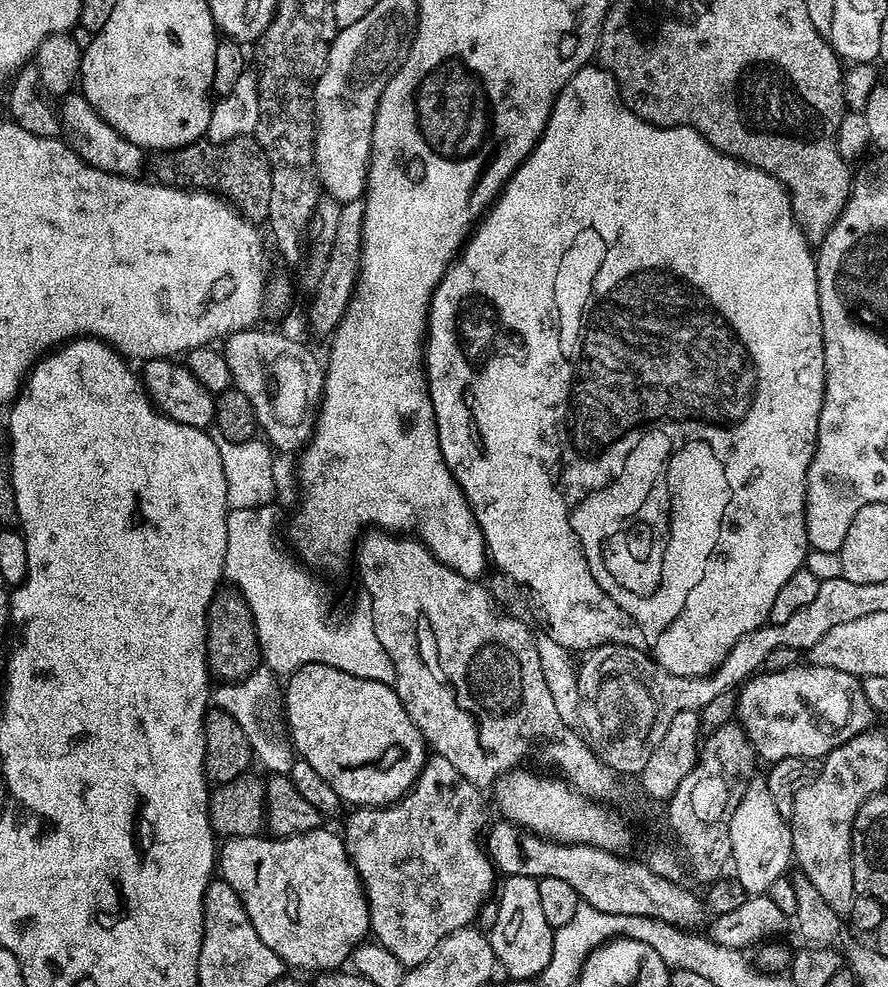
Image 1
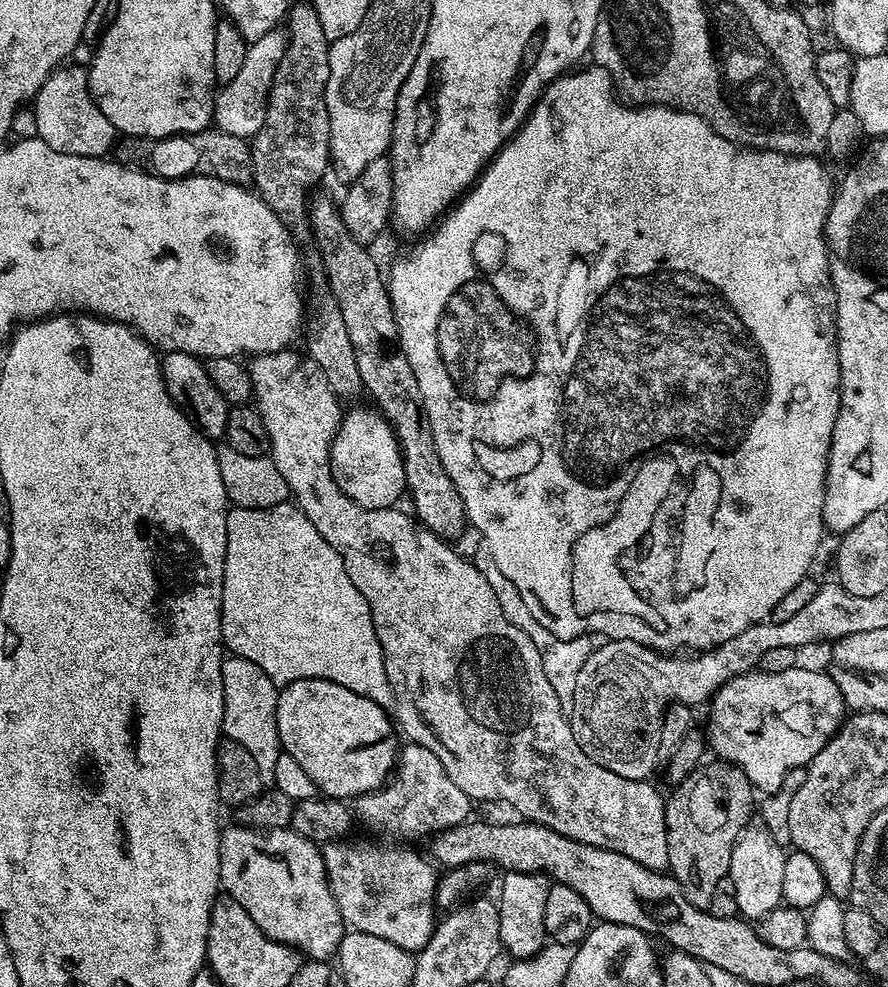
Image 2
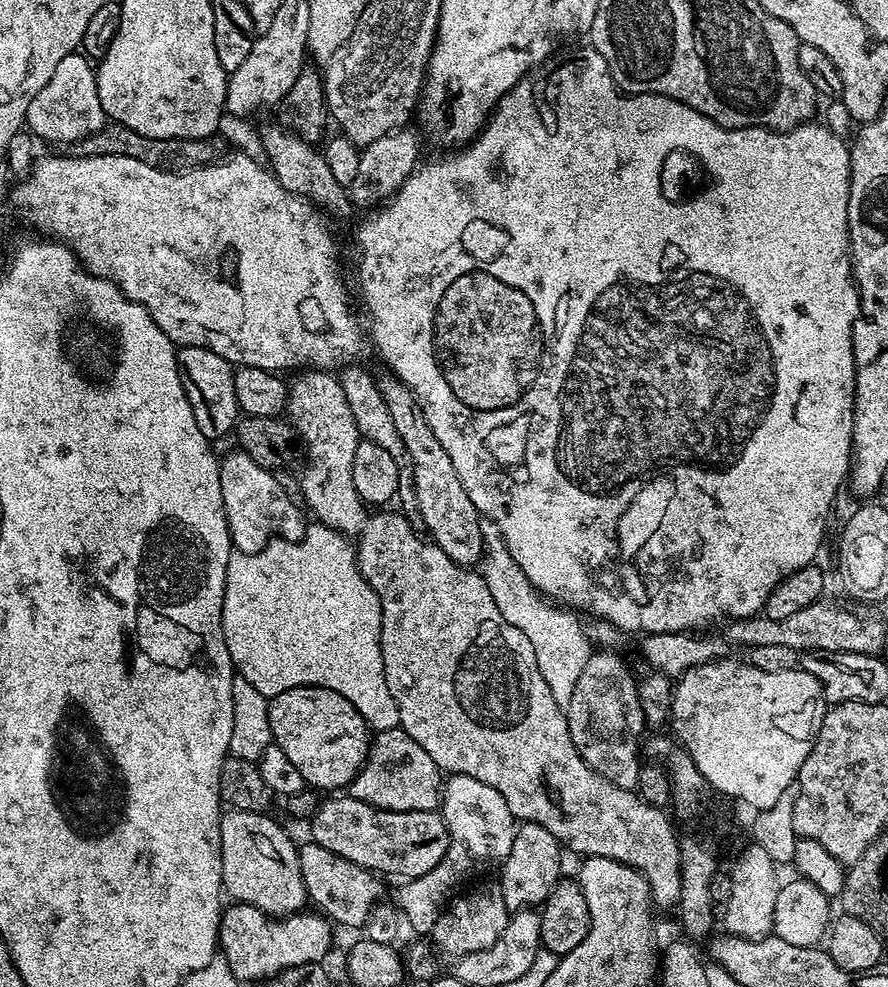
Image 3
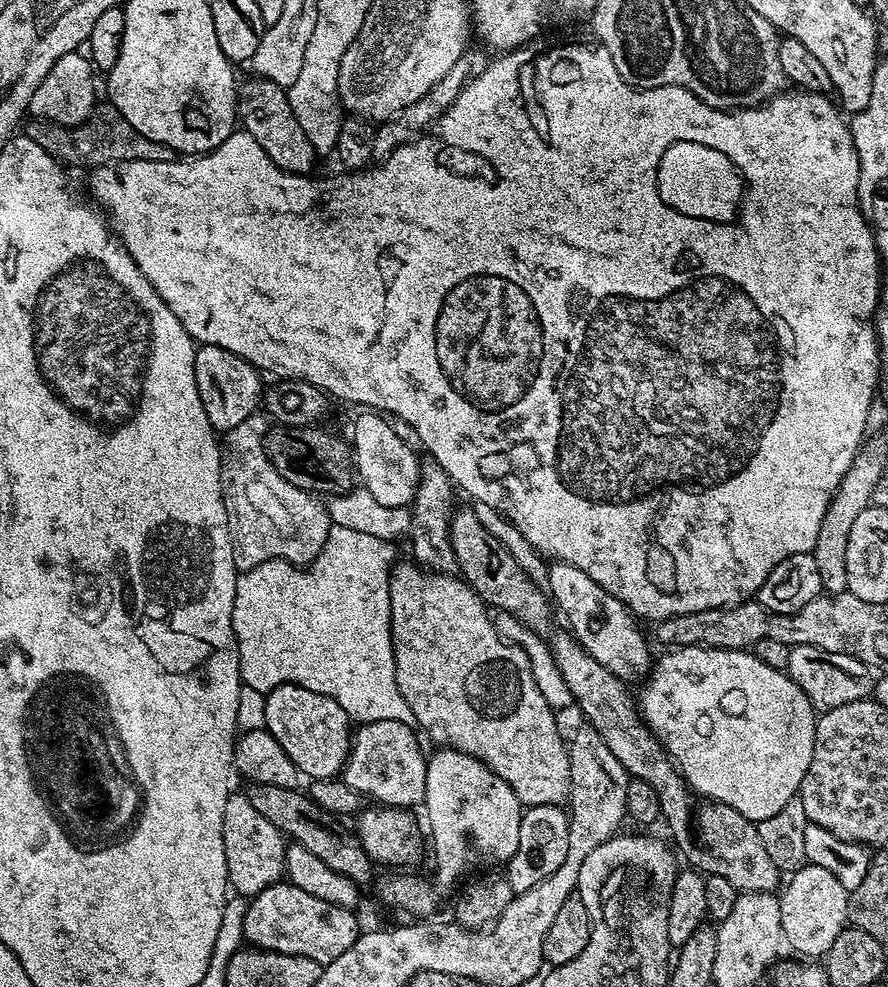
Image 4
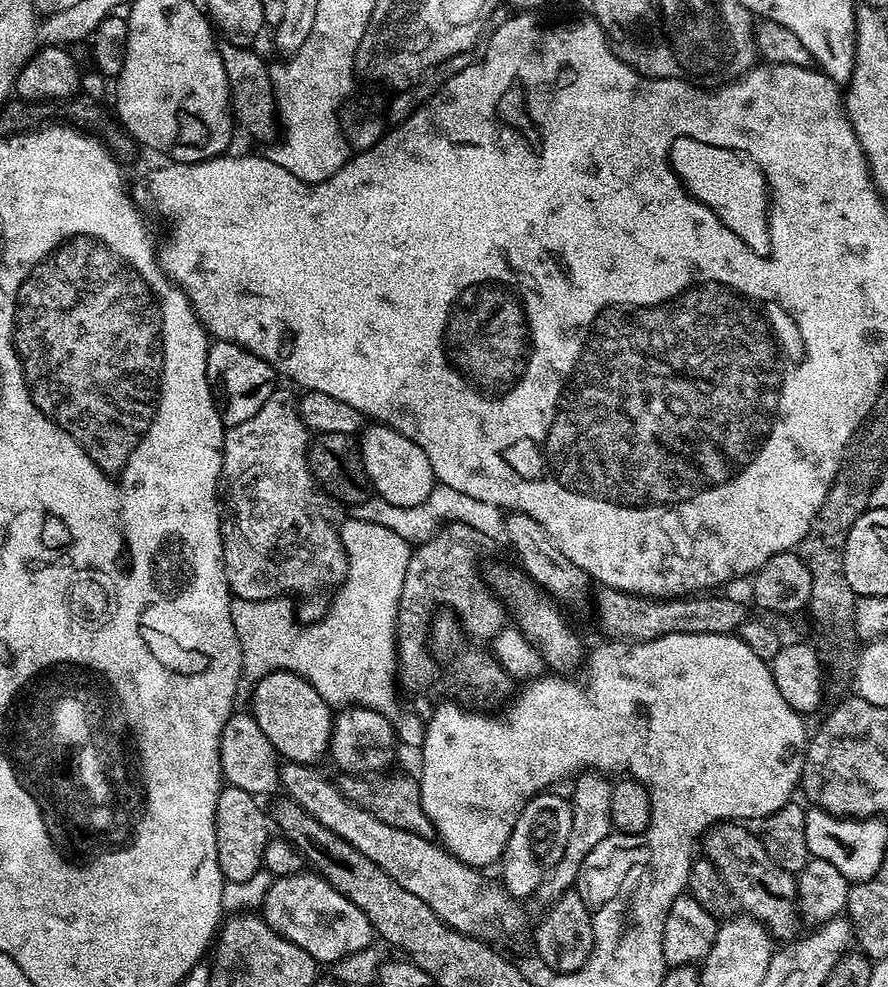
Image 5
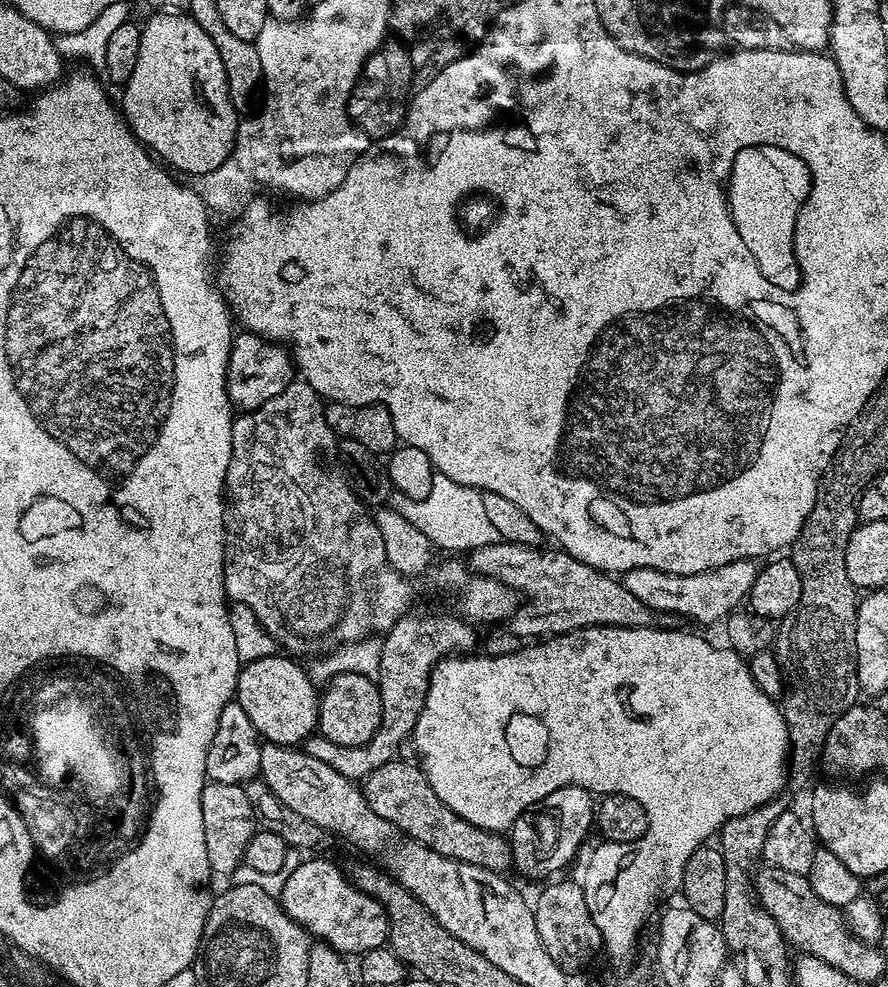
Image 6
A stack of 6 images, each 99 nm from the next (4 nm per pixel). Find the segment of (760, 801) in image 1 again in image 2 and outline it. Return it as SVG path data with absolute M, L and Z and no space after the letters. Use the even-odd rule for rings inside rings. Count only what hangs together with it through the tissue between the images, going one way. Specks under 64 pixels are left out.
M745 830L736 839L730 854L728 875L734 882L738 913L752 922L759 922L782 904L782 874L786 867L786 848L775 842L765 830Z

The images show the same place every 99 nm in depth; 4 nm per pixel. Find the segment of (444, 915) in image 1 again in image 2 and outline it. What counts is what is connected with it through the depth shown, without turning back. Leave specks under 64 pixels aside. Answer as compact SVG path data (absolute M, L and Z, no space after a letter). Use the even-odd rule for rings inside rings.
M408 742L399 749L396 767L388 777L384 787L368 792L365 796L355 797L350 807L355 819L376 832L385 832L388 836L397 836L400 840L412 840L415 836L431 837L433 834L454 828L465 823L468 811L474 808L468 799L446 774L446 766L426 750L426 746ZM333 842L323 845L324 865L332 897L338 902L338 910L351 931L372 934L400 946L402 950L418 954L430 942L432 931L438 923L434 907L434 880L424 876L424 864L415 856L400 848L387 848L384 844L348 844Z

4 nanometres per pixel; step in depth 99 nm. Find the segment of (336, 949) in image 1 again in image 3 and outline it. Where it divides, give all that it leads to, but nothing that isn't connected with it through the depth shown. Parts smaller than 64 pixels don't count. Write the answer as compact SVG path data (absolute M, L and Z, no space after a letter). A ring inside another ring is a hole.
M228 810L220 817L220 853L222 874L220 883L223 891L232 895L233 901L258 906L267 914L283 918L291 916L309 903L308 891L302 882L302 870L297 845L271 820L271 815L262 812L238 812Z

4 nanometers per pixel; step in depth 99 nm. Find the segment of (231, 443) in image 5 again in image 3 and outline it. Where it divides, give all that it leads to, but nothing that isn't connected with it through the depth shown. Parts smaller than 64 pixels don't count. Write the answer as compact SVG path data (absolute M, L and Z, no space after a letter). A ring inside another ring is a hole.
M234 450L228 457L220 460L220 481L222 482L222 502L224 503L224 517L228 523L228 532L232 536L232 546L240 552L254 553L262 550L270 541L279 538L280 540L301 540L306 527L305 513L301 505L288 497L288 492L276 481L275 471L258 466L250 454L241 450Z

